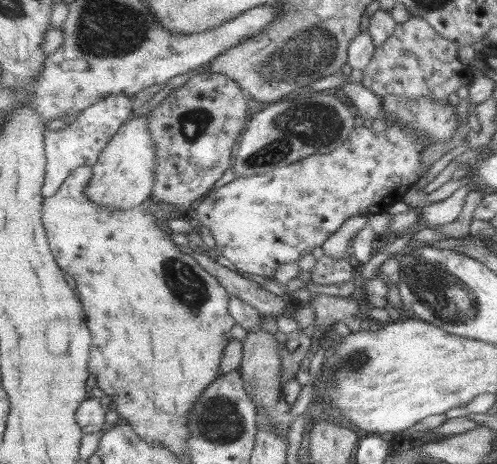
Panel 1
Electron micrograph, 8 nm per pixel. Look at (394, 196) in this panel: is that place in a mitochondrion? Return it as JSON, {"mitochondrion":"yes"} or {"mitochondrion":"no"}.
{"mitochondrion":"no"}

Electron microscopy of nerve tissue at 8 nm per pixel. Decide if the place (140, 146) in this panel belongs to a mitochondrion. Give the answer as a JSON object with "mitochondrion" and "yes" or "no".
{"mitochondrion":"no"}

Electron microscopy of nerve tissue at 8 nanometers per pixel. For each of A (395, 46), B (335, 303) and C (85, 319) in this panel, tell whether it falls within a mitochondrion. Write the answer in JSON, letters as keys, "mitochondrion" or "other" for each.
{"A":"other","B":"other","C":"other"}

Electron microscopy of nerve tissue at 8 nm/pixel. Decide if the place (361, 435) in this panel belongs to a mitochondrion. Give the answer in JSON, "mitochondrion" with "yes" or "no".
{"mitochondrion":"no"}

